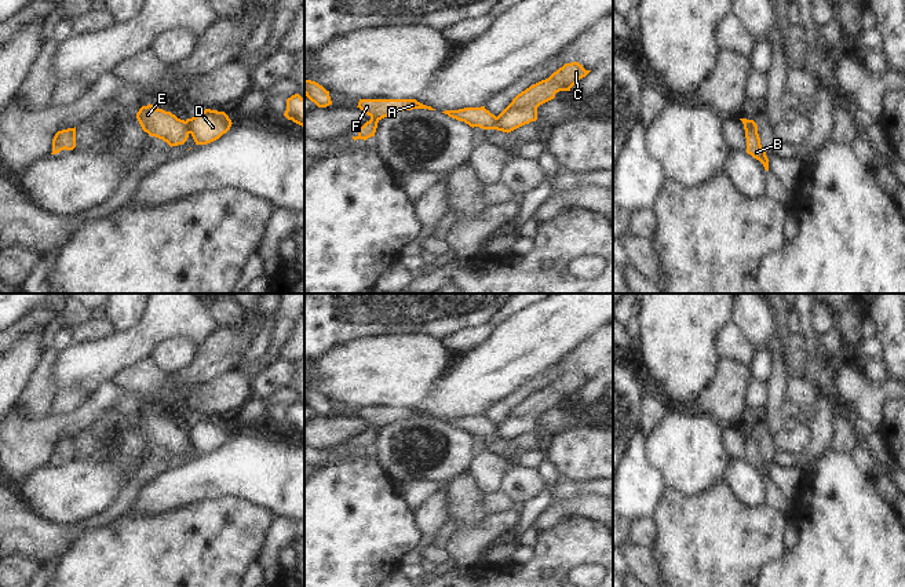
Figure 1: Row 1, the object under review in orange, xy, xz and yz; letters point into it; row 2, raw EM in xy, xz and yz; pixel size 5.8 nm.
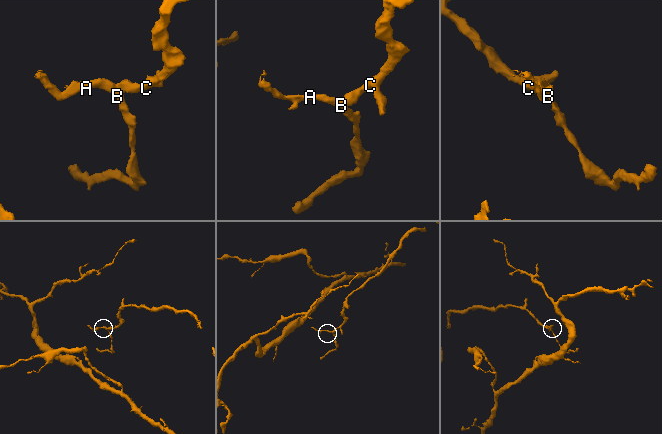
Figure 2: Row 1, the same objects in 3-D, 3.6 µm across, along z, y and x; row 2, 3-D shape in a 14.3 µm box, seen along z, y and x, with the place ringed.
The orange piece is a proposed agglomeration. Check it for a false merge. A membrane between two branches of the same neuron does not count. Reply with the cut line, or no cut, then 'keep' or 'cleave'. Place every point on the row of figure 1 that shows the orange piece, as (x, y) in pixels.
cut in xy along (185, 121), (189, 132); cleave

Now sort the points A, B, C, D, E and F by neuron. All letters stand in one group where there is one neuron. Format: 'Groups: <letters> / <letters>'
Groups: A B E F / C D

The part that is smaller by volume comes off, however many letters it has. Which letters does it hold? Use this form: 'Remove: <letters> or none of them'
Remove: A, B, E, F

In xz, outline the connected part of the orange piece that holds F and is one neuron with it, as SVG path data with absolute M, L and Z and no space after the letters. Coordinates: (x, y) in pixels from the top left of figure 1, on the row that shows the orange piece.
M360 99L357 107L366 113L371 120L358 128L358 135L353 136L354 141L366 141L371 136L375 136L377 123L393 113L412 109L435 110L431 106L417 102L416 99Z

